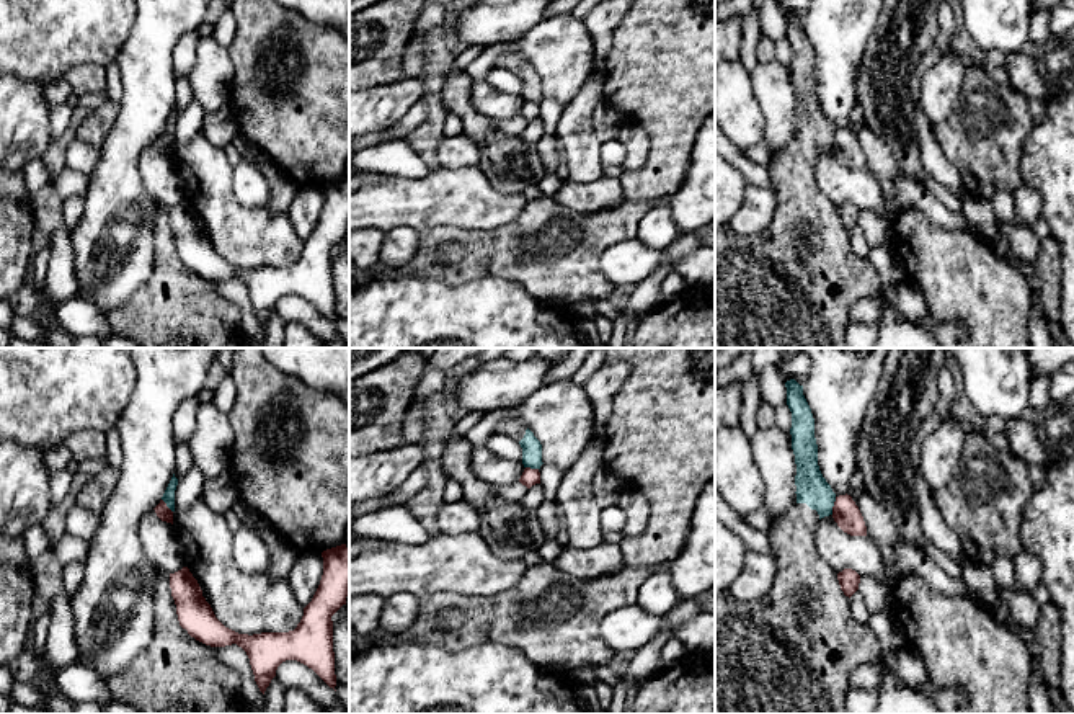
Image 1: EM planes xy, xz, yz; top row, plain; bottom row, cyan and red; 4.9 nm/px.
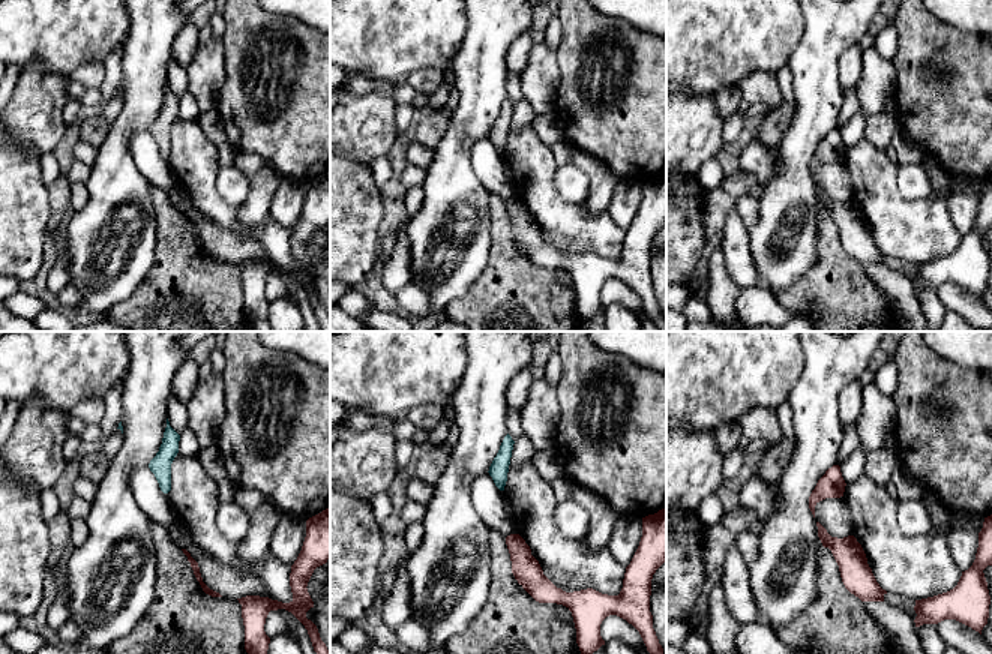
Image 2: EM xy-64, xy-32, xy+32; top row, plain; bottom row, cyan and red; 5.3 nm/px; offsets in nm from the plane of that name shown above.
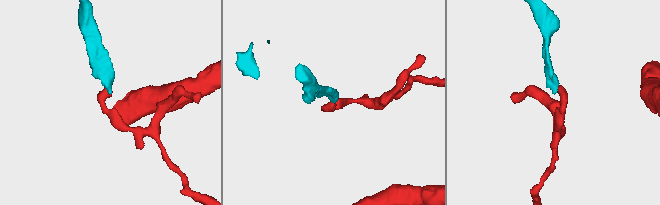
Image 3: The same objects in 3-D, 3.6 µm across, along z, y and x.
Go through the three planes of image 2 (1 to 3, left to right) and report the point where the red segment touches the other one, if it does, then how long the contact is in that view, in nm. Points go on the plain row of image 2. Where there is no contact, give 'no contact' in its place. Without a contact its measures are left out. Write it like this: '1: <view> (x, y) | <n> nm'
1: no contact
2: no contact
3: no contact

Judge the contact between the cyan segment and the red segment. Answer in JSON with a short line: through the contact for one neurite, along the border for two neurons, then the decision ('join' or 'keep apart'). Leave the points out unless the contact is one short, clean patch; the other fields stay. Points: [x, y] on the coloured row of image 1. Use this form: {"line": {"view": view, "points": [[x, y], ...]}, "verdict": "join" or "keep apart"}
{"line": {"view": "yz", "points": [[836, 497], [831, 513]]}, "verdict": "keep apart"}

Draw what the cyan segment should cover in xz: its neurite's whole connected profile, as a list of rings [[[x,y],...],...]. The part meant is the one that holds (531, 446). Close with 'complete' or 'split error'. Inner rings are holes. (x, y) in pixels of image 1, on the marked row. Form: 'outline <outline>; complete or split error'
outline [[[504,420],[496,428],[498,435],[506,435],[516,440],[522,448],[524,467],[540,469],[542,462],[542,444],[534,433],[519,420]]]; split error

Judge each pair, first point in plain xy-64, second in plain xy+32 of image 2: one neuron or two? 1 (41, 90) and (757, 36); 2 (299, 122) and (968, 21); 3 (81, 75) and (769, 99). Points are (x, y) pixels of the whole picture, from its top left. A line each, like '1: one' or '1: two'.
1: two
2: two
3: one

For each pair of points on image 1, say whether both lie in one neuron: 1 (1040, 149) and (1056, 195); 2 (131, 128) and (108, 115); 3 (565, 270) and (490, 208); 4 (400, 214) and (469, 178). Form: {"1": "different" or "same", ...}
{"1": "same", "2": "different", "3": "different", "4": "same"}

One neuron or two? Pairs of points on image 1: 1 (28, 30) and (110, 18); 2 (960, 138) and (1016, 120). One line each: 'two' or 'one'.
1: one
2: one

